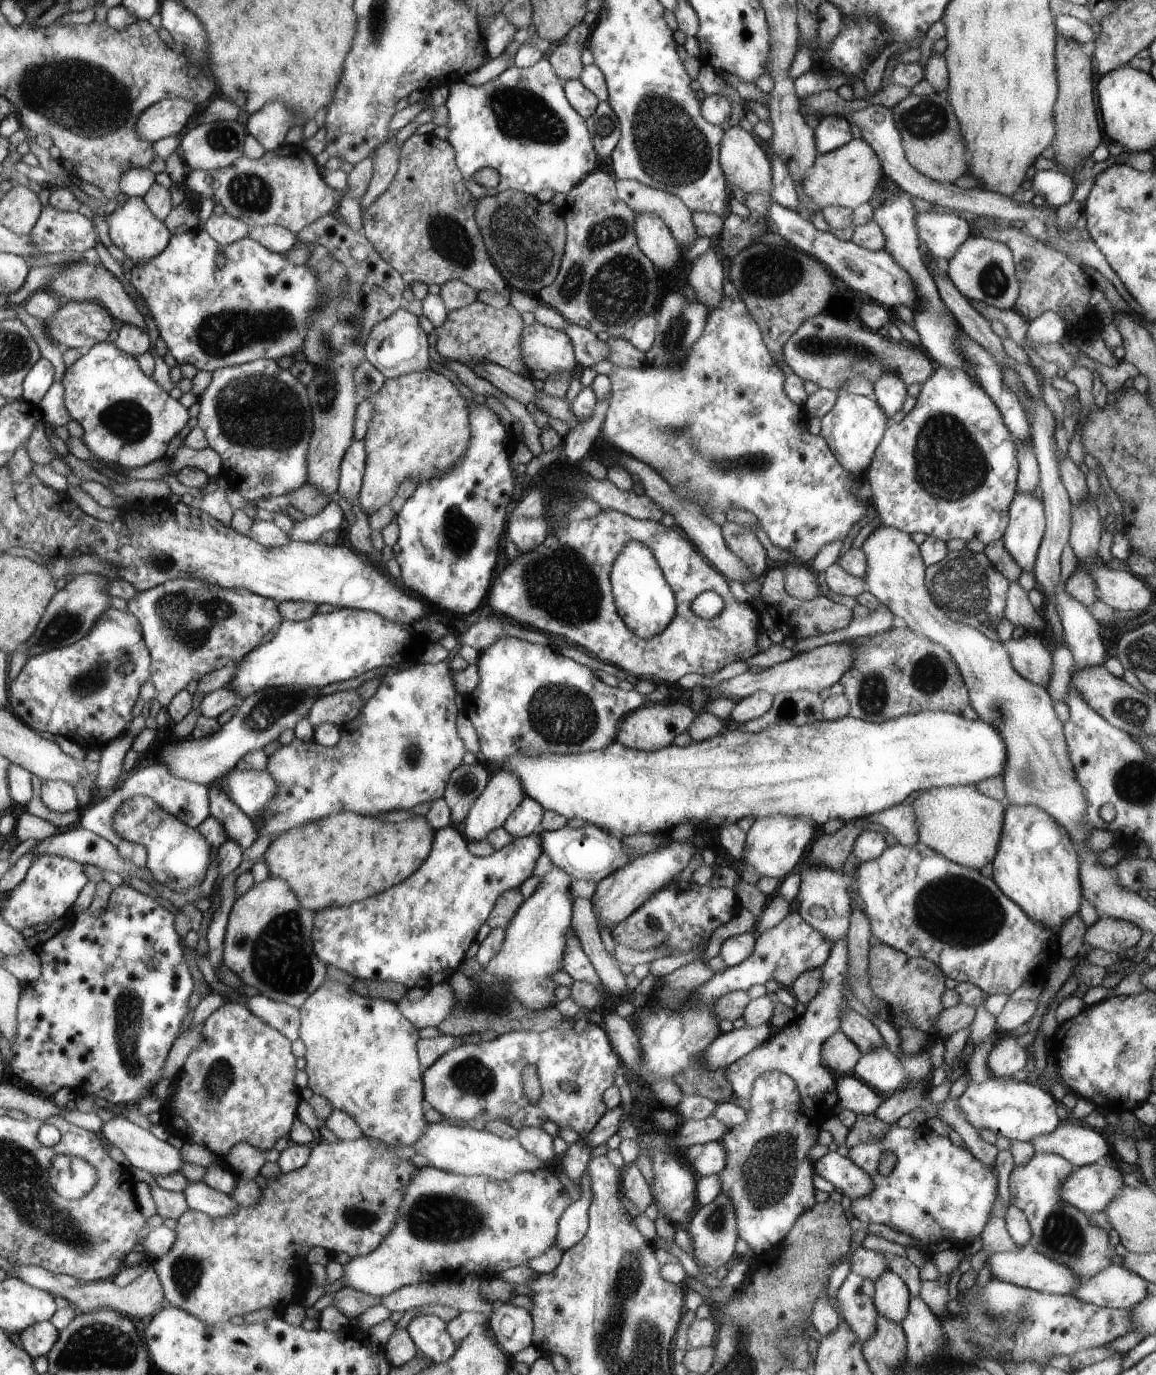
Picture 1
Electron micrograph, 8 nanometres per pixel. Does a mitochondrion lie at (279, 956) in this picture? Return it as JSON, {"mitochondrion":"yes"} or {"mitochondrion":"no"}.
{"mitochondrion":"yes"}

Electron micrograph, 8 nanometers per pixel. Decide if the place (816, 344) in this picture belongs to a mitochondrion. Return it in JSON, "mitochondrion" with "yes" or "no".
{"mitochondrion":"yes"}

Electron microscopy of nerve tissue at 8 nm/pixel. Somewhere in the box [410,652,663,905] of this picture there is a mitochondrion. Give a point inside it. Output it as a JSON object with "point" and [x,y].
{"point":[560,714]}

